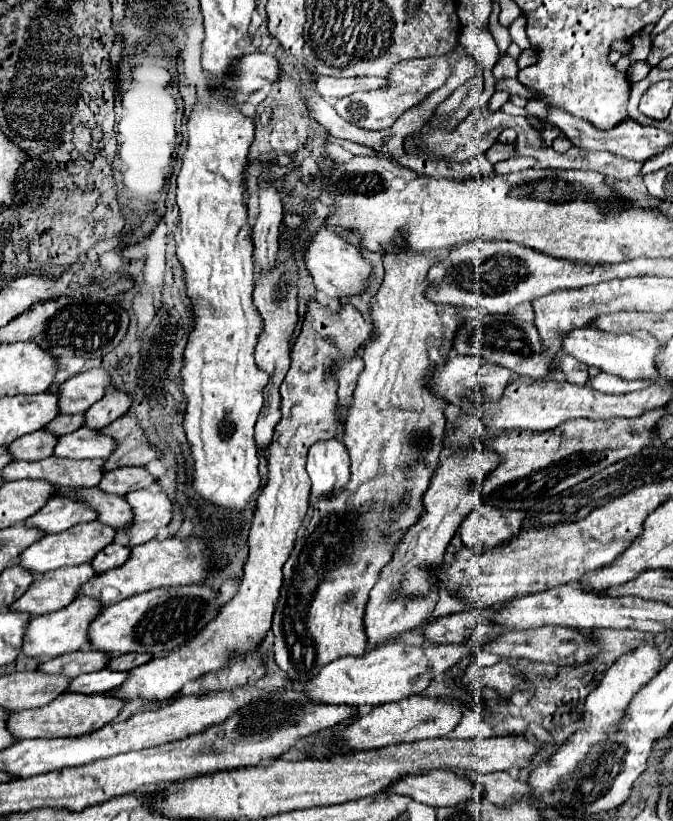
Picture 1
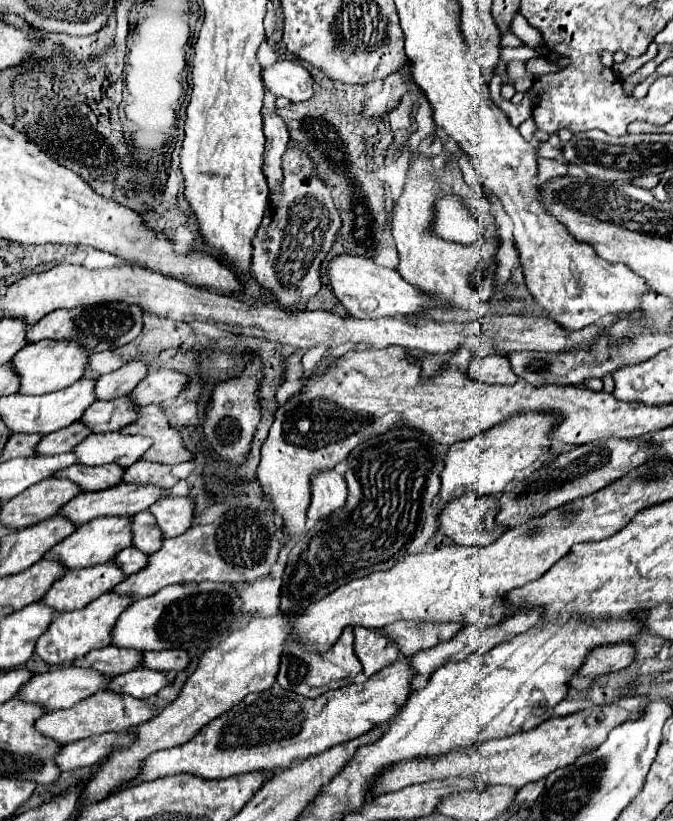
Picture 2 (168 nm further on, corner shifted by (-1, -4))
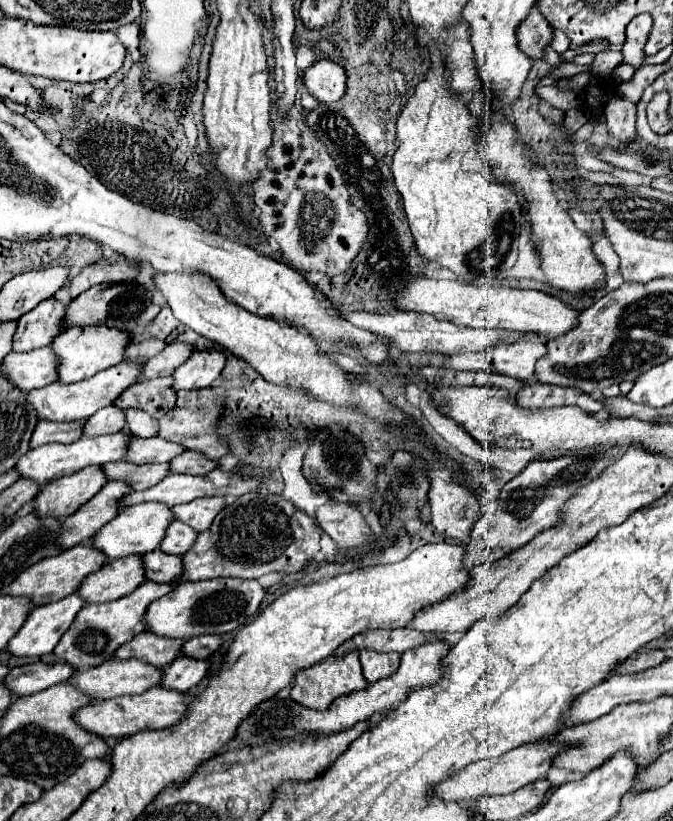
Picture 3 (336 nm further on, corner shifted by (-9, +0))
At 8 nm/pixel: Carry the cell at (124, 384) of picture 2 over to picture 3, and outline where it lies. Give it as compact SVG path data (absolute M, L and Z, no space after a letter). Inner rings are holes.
M169 343L161 353L157 353L155 357L149 357L141 365L139 381L155 379L155 377L169 377L173 369L177 369L177 365L181 365L181 361L185 361L189 355L191 355L191 345Z

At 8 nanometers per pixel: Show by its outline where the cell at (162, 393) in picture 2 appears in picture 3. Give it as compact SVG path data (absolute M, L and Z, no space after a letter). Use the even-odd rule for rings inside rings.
M217 349L207 351L195 351L189 361L179 365L173 371L173 389L205 389L211 387L213 381L221 375L221 369L225 365L225 353Z

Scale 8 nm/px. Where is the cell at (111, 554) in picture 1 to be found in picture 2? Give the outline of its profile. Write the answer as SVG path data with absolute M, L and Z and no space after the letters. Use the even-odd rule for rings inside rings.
M131 547L131 549L123 549L121 553L117 553L117 557L113 561L123 569L123 573L133 575L133 573L139 573L139 569L143 569L147 565L149 555Z

